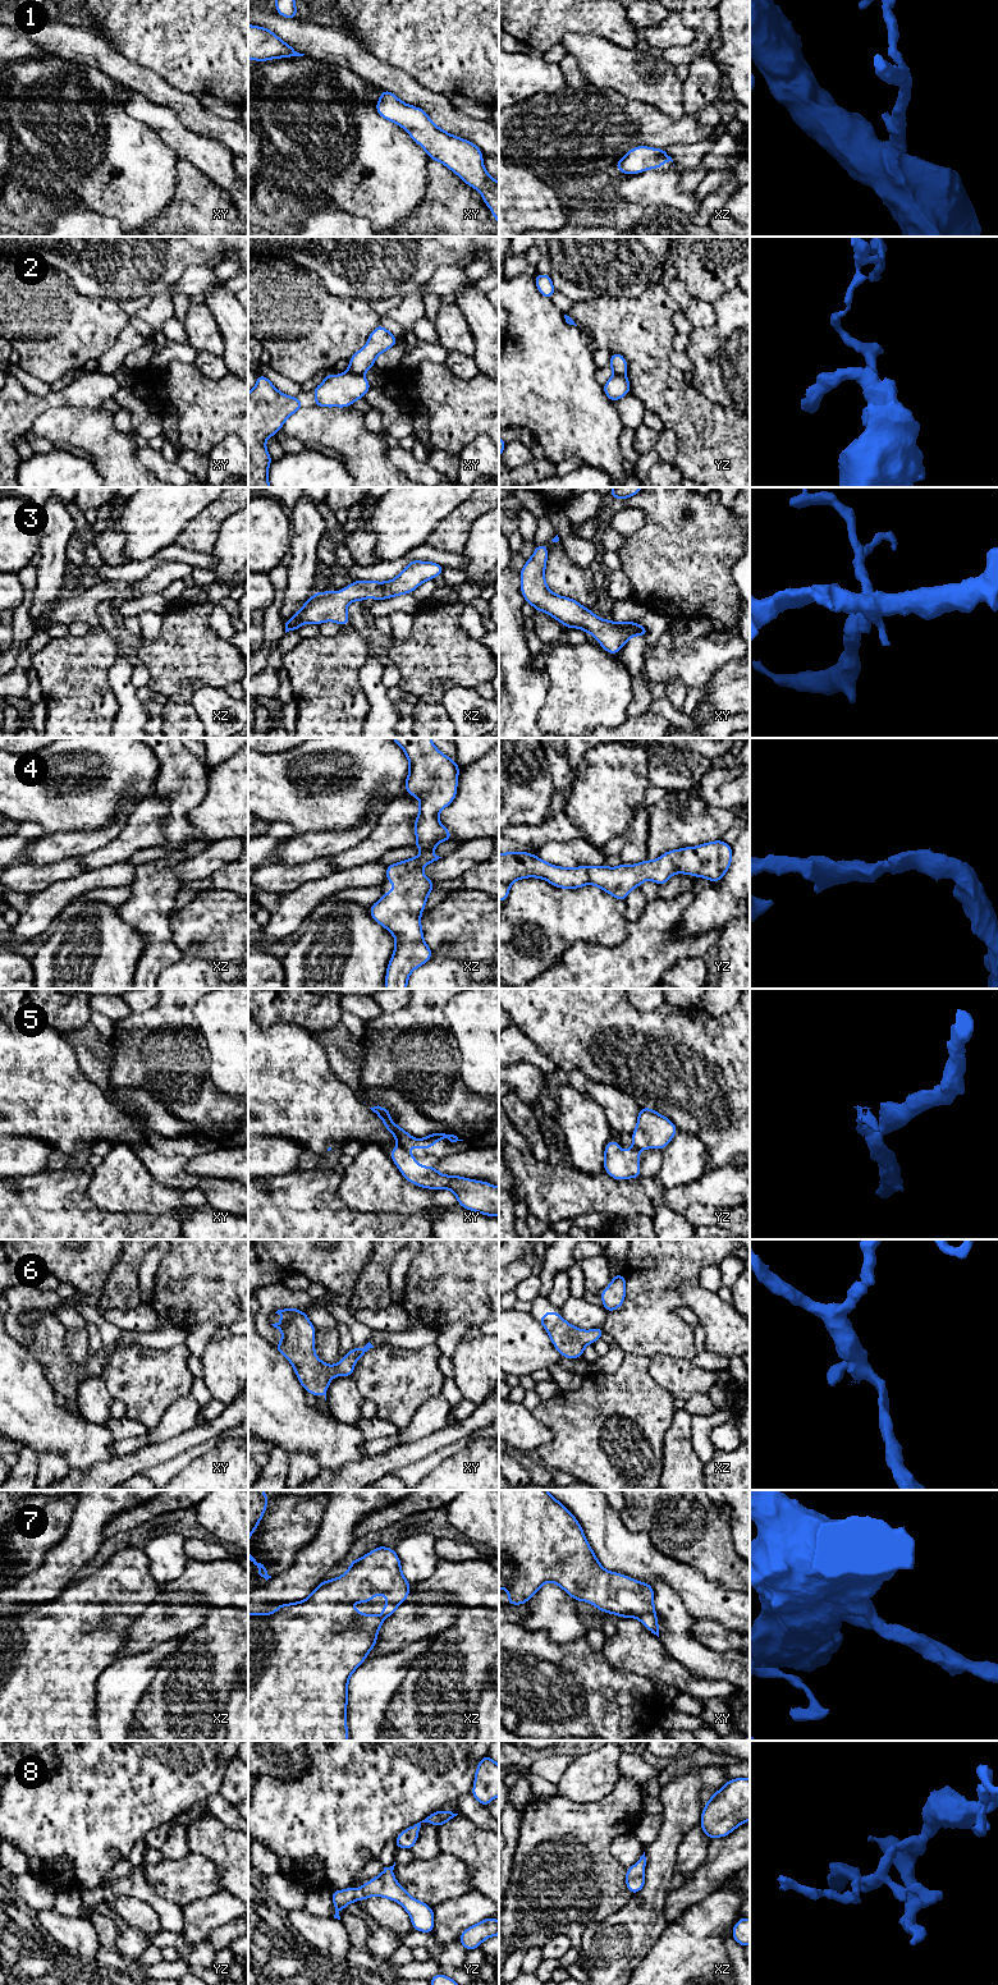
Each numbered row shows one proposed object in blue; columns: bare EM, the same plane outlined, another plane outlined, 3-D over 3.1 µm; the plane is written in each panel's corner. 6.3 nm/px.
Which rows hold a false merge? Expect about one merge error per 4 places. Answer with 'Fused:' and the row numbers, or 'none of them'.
Fused: 2, 5

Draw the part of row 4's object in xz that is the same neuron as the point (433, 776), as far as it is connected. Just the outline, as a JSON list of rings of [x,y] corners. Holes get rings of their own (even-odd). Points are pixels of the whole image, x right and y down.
[[[431,738],[392,739],[406,752],[409,762],[404,787],[408,794],[420,801],[420,810],[415,821],[416,843],[413,845],[420,848],[422,854],[386,866],[386,881],[390,881],[395,889],[384,893],[381,899],[370,907],[370,914],[395,939],[394,952],[386,968],[385,989],[407,989],[411,972],[431,959],[431,948],[424,941],[421,913],[435,883],[426,877],[422,867],[441,858],[434,854],[432,849],[439,843],[452,839],[452,833],[439,820],[439,812],[448,807],[457,796],[459,766],[441,753]]]

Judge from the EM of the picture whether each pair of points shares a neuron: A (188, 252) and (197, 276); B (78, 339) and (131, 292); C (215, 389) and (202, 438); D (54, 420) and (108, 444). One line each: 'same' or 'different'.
A: different
B: different
C: same
D: same

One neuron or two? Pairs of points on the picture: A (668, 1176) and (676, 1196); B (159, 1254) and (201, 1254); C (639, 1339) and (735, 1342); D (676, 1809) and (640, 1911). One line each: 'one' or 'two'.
A: two
B: two
C: two
D: one

